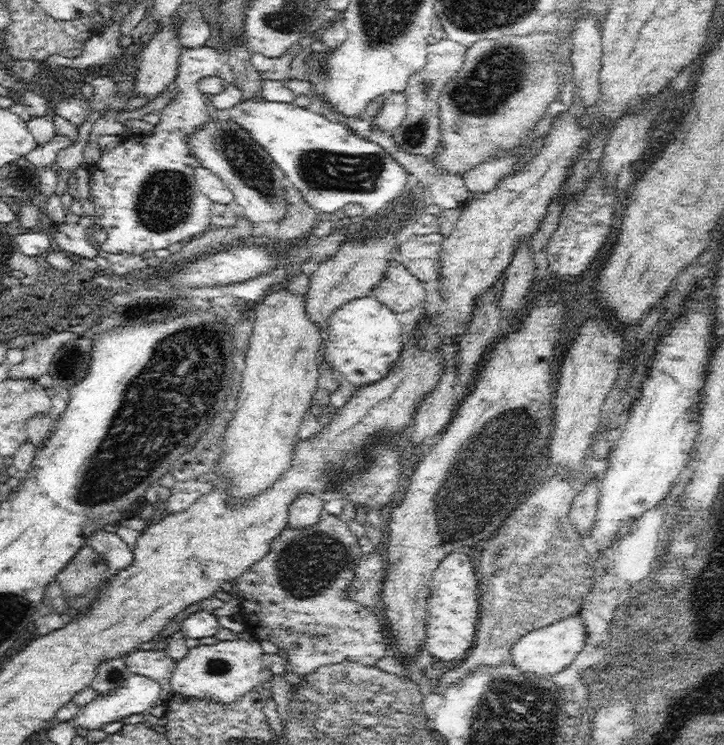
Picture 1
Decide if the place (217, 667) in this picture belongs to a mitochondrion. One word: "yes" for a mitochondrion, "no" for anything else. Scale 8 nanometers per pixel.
yes

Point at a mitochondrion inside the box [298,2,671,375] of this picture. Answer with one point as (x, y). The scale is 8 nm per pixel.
(476, 95)

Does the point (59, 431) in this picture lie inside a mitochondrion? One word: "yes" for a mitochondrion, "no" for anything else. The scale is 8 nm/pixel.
no

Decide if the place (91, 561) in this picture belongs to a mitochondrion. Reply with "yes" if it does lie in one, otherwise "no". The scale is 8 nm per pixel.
yes

